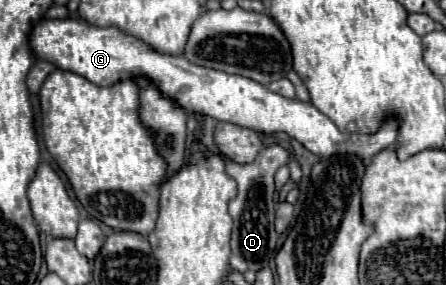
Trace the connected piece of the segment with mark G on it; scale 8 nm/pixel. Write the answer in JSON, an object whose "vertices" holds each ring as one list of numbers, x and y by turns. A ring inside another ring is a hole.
{"vertices":[[70,17,68,19,42,19,42,21,38,21,38,25,34,25,34,29,30,29,30,49,34,49,34,57,50,61,52,65,56,65,60,69,78,73,78,75,86,77,88,81,92,81,96,85,112,85,120,79,132,79,134,75,146,75,148,79,152,79,160,87,160,91,164,95,176,99,188,111,198,111,198,113,208,115,216,121,236,123,236,125,242,125,242,127,250,127,254,131,264,131,264,133,284,131,292,139,300,141,308,151,312,151,314,155,318,155,322,159,338,155,338,153,352,153,352,155,358,155,362,159,370,159,376,153,388,149,396,141,396,129,398,129,396,119,388,119,386,125,372,135,342,133,312,103,302,103,298,99,286,99,282,95,272,93,268,87,264,87,256,81,250,81,246,77,238,77,238,75,230,75,230,73,222,73,222,71,216,71,216,69,206,69,202,65,194,65,194,63,186,61,186,57,162,55,162,53,154,51,152,47,148,47,146,43,138,41,136,37,122,33,120,29,114,29,114,27,94,27,94,25,84,23,82,19,70,19]]}

